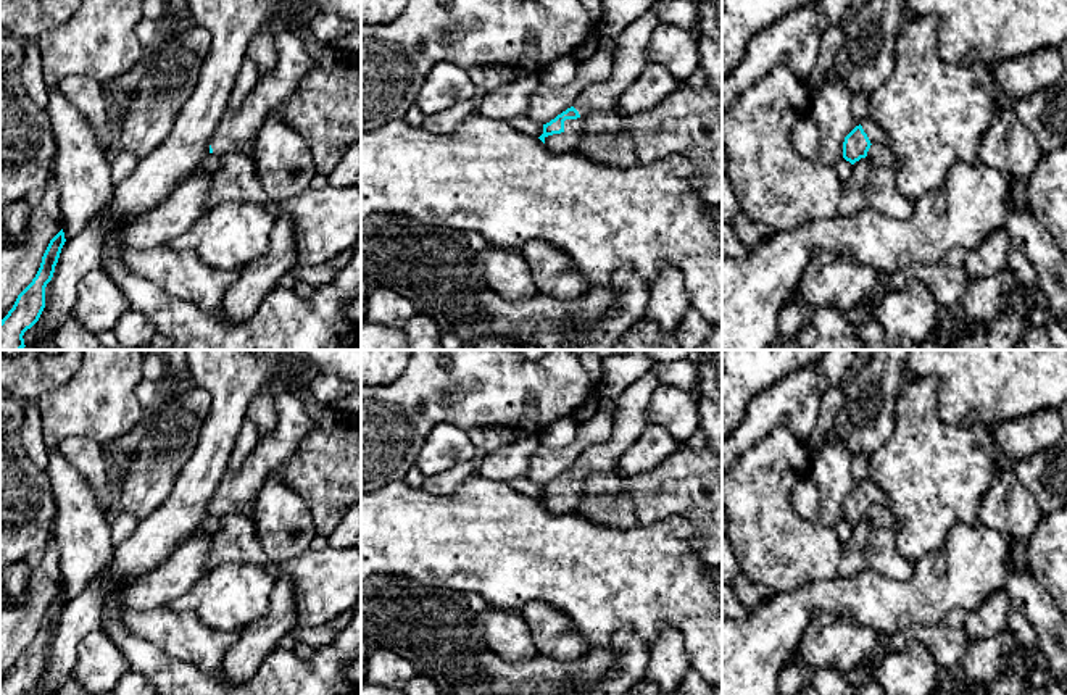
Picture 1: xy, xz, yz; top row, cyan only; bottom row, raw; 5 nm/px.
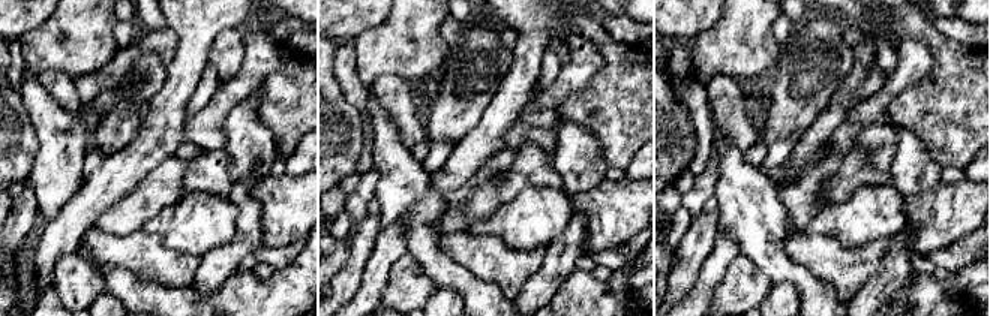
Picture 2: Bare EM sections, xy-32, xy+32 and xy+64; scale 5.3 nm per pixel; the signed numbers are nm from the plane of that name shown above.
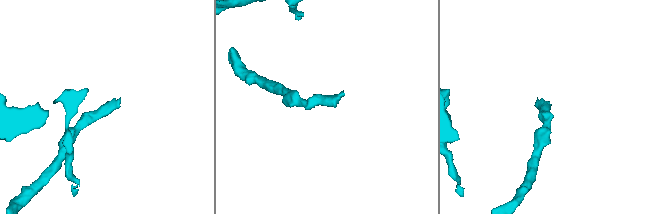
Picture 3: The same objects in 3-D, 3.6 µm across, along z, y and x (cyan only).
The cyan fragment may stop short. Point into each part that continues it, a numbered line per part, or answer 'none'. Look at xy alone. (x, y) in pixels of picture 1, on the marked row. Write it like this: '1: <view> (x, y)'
1: xy (237, 133)

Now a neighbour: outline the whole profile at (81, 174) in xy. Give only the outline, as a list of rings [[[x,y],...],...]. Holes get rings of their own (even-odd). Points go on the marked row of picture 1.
[[[58,84],[48,85],[45,111],[58,150],[52,181],[58,189],[61,229],[69,239],[111,206],[116,184],[110,174],[110,148]]]

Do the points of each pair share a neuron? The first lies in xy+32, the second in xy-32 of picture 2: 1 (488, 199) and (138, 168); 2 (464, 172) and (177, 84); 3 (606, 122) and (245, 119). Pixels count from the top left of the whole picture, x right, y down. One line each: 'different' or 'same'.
1: different
2: same
3: different

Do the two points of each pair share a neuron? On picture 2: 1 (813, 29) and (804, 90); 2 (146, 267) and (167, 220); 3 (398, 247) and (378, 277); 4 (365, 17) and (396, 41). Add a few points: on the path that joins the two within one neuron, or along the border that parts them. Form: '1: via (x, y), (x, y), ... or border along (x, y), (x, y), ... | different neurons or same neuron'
1: via (813, 44), (813, 65), (806, 75) | same neuron
2: border along (143, 228), (158, 232), (170, 247), (189, 253) | different neurons
3: via (390, 255), (378, 270) | same neuron
4: border along (387, 15), (353, 41) | different neurons

